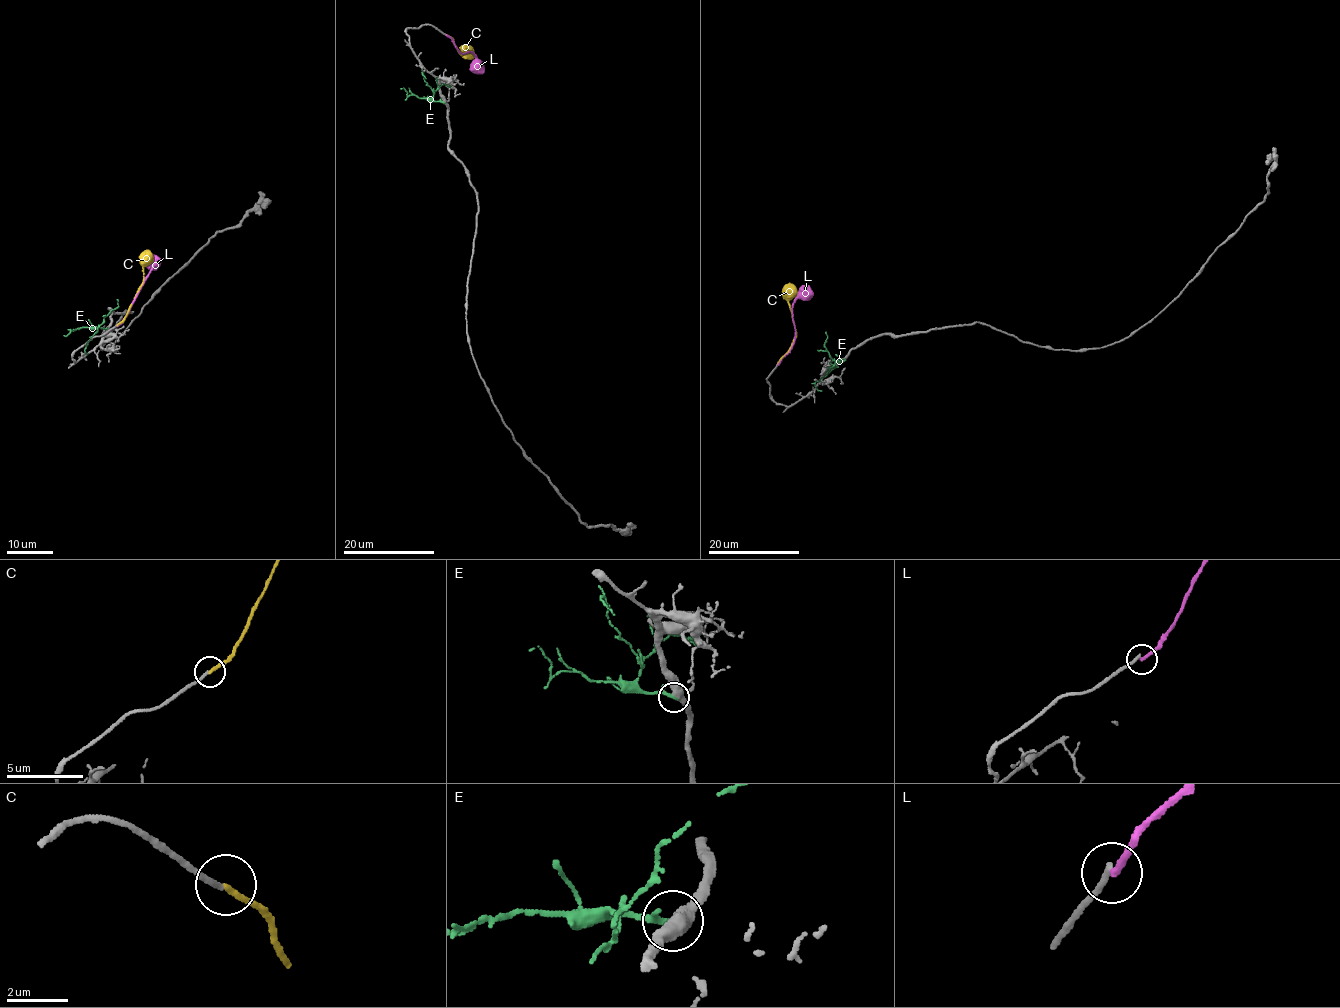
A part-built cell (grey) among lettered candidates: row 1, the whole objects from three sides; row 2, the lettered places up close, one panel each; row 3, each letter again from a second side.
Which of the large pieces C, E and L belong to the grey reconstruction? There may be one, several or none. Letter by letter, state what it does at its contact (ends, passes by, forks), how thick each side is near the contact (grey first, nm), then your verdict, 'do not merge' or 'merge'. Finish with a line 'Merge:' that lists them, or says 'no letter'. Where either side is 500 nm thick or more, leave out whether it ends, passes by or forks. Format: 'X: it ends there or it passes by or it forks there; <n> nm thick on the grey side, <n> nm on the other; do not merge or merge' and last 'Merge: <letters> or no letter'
C: it ends there; 190 nm thick on the grey side, 190 nm on the other; merge
E: it ends there; 440 nm thick on the grey side, 240 nm on the other; do not merge
L: it ends there; 190 nm thick on the grey side, 220 nm on the other; do not merge
Merge: C

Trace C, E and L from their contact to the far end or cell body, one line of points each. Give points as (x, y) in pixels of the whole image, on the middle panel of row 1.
C: (446, 34), (460, 54), (470, 51)
E: (443, 103), (433, 99), (434, 93), (421, 73), (426, 78)
L: (446, 34), (459, 52), (473, 54), (475, 72)

